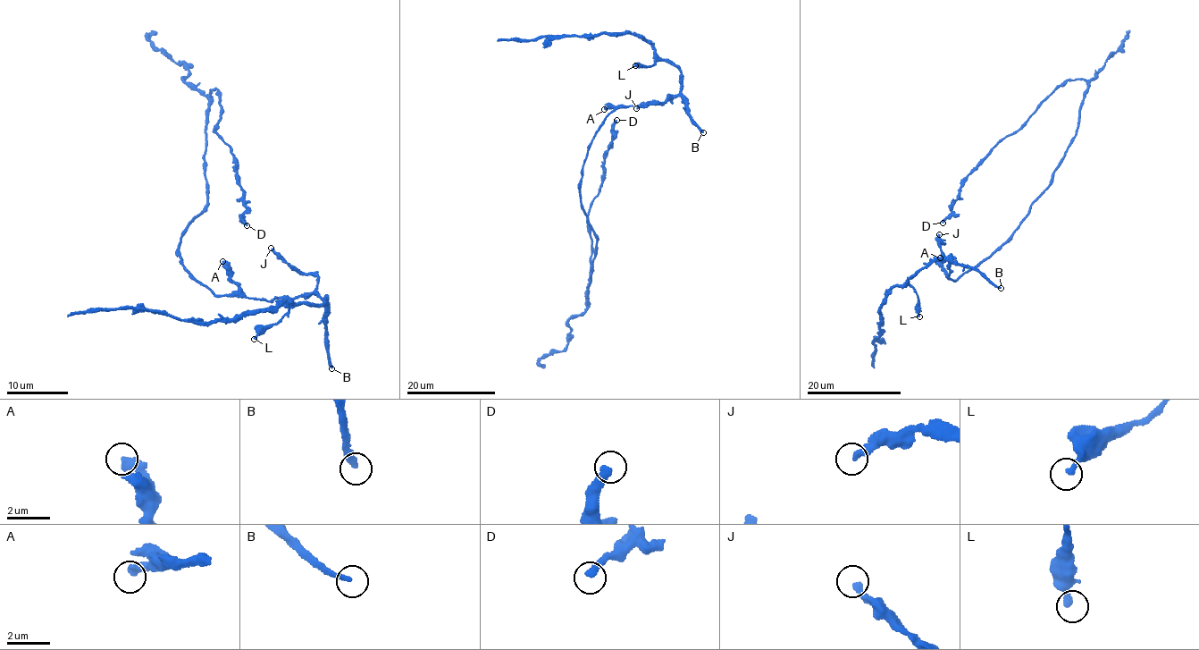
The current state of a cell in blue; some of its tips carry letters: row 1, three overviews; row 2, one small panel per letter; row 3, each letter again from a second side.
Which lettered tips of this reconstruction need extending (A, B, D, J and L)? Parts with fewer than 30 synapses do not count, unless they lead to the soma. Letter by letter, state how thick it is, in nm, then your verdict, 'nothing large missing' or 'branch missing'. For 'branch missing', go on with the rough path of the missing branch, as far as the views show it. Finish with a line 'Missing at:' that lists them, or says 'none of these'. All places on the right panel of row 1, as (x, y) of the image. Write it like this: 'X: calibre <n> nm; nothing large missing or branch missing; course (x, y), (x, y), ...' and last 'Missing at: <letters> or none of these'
A: calibre 420 nm; nothing large missing
B: calibre 240 nm; branch missing
D: calibre 320 nm; nothing large missing
J: calibre 280 nm; nothing large missing
L: calibre 320 nm; nothing large missing
Missing at: B

